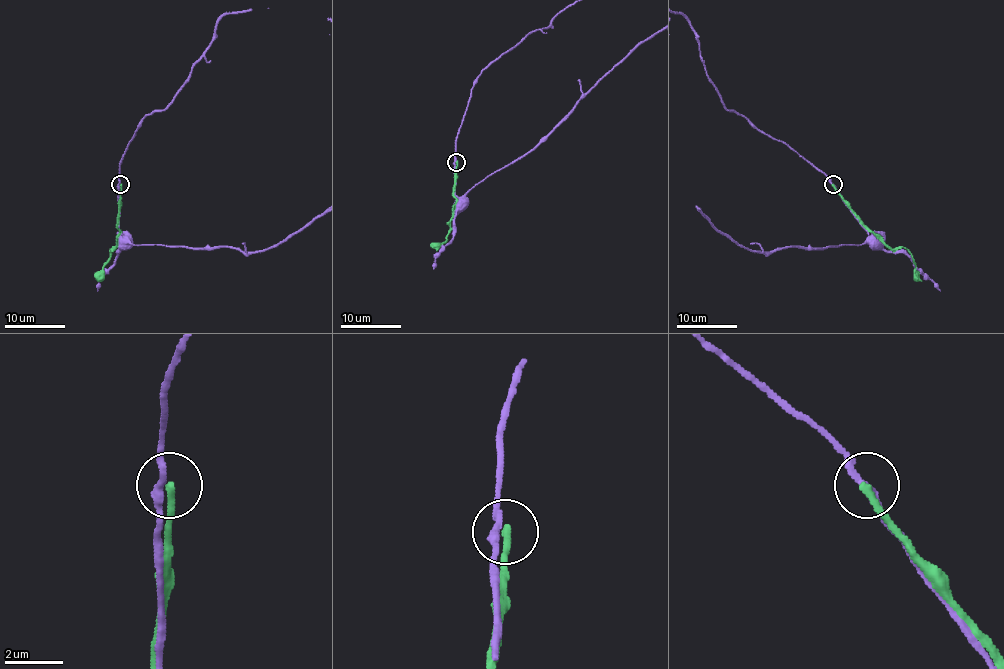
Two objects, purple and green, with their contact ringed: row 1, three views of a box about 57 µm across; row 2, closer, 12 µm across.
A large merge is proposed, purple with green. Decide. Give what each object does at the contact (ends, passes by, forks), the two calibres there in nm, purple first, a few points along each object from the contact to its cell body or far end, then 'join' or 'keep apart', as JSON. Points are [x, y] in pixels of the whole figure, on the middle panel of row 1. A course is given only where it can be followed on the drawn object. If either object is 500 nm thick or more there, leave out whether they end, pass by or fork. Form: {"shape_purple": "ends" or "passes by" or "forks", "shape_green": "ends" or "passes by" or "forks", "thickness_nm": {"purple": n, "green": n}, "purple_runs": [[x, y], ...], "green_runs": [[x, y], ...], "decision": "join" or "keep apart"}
{"shape_purple": "passes by", "shape_green": "ends", "thickness_nm": {"purple": 260, "green": 280}, "purple_runs": [[456, 161], [455, 189], [459, 199], [456, 205], [459, 205]], "green_runs": [[456, 162], [453, 192], [456, 199], [447, 239], [433, 247]], "decision": "keep apart"}

